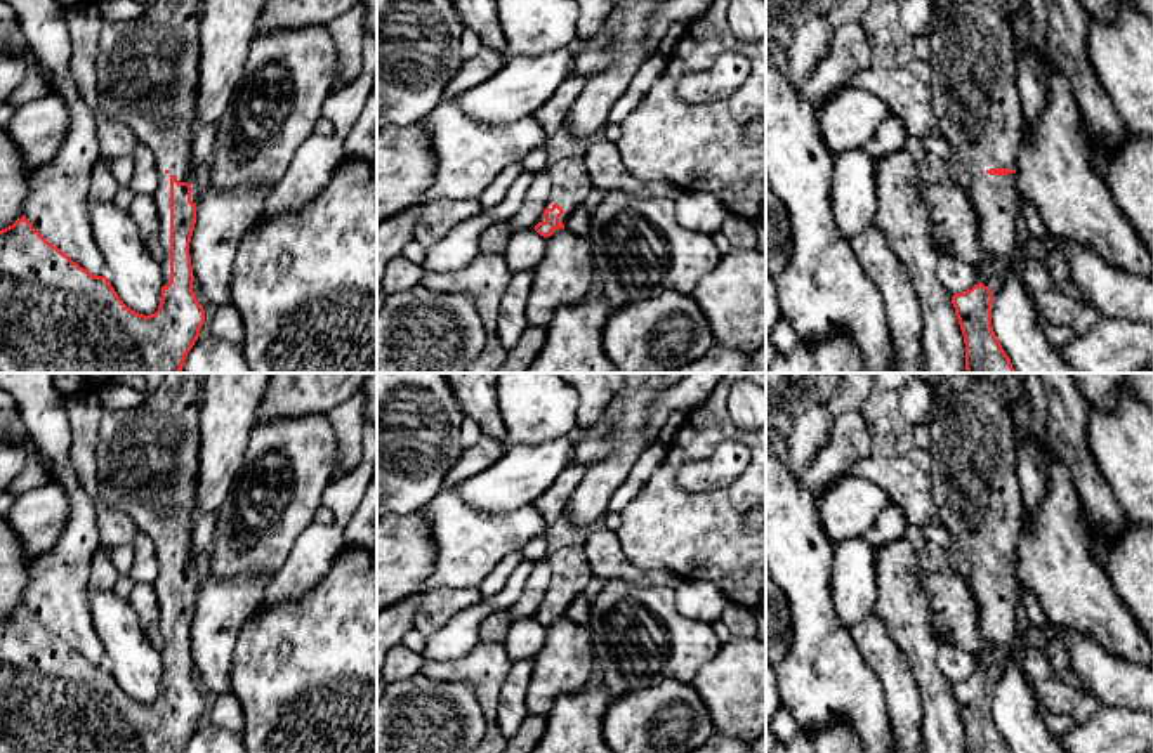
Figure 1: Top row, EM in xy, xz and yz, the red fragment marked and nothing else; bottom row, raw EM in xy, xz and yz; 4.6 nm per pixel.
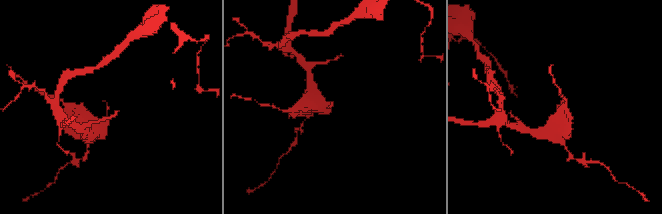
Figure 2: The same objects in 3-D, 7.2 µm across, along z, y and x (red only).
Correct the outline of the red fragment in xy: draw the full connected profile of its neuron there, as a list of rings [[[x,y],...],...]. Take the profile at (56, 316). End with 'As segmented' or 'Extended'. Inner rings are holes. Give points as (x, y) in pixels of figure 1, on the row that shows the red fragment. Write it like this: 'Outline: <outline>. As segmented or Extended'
Outline: [[[155,0],[148,9],[132,21],[109,21],[102,24],[99,33],[99,56],[96,61],[99,99],[97,108],[106,118],[113,118],[128,127],[137,137],[139,144],[151,149],[156,160],[158,187],[153,194],[160,217],[160,241],[163,248],[161,259],[161,300],[155,314],[144,316],[123,304],[106,276],[94,276],[87,269],[73,262],[57,246],[49,243],[33,224],[23,215],[12,226],[0,231],[0,373],[181,373],[186,356],[200,337],[205,323],[205,311],[193,291],[193,265],[189,255],[189,243],[196,224],[196,203],[200,200],[200,187],[194,177],[194,165],[191,161],[191,144],[200,127],[198,113],[198,83],[200,83],[200,0]]]. Extended

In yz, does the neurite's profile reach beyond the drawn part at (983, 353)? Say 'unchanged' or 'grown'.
grown

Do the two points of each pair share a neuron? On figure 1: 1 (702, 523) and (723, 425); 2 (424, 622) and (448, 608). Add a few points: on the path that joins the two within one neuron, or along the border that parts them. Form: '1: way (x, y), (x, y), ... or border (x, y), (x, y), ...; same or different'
1: way (674, 495), (669, 490), (669, 467), (695, 441); same
2: way (429, 618), (443, 608); same

